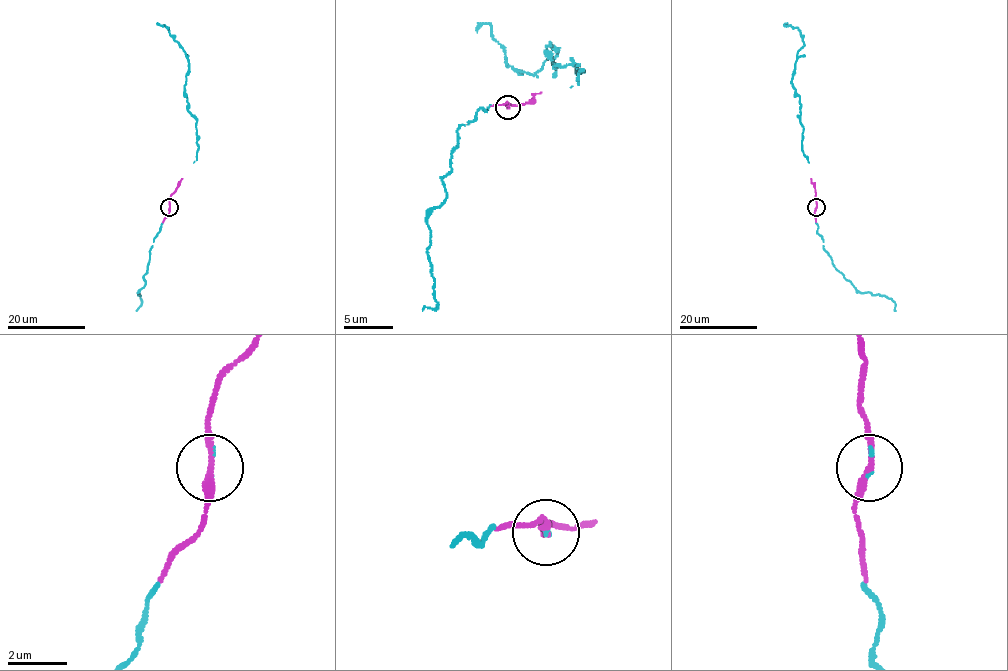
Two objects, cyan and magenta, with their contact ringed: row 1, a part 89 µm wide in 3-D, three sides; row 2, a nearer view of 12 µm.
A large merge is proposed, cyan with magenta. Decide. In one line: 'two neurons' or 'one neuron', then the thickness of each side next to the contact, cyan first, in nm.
one neuron | 80/240 nm

